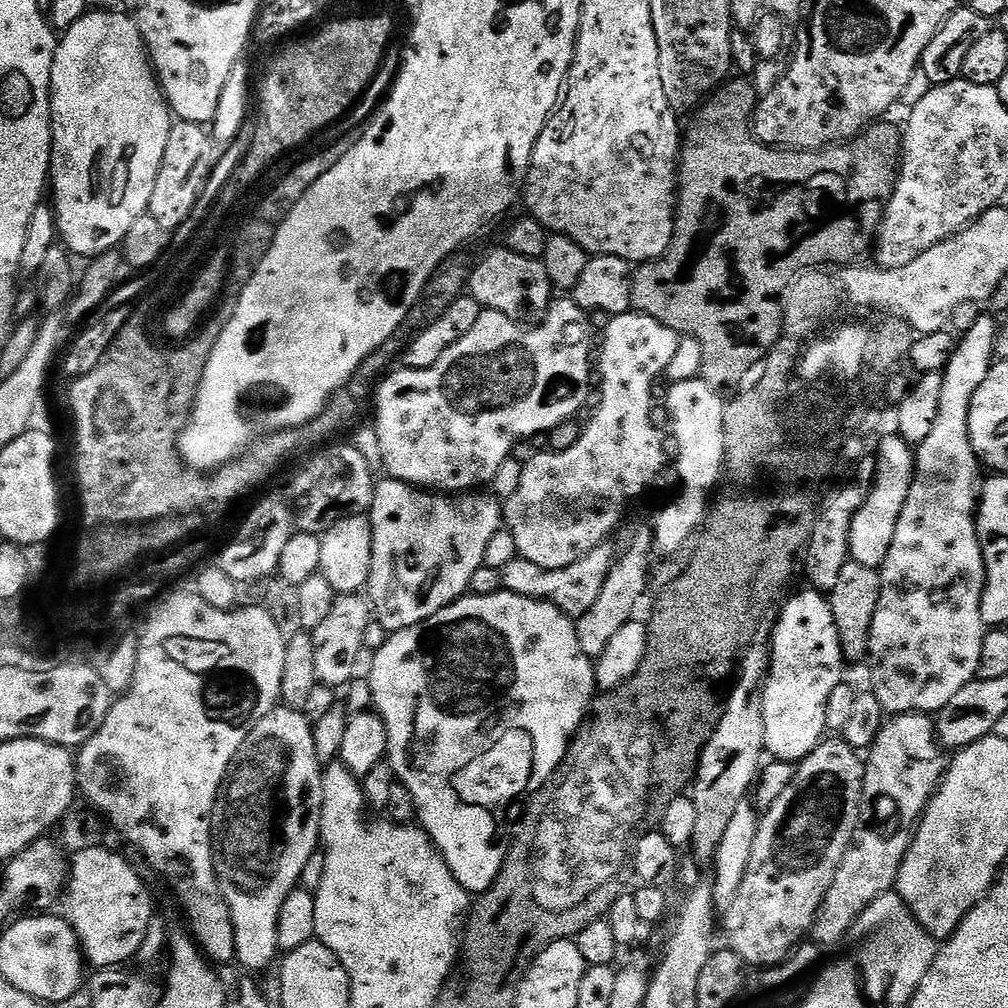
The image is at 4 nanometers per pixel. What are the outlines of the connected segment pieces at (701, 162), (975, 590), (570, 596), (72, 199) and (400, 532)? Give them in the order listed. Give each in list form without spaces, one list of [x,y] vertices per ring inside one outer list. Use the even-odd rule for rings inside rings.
[[[728,78],[715,89],[691,113],[692,121],[686,124],[682,132],[680,142],[680,155],[678,157],[678,191],[674,197],[674,223],[672,225],[672,241],[664,252],[664,255],[656,260],[647,261],[635,269],[630,276],[628,293],[632,299],[631,307],[644,316],[654,318],[662,322],[670,330],[674,330],[681,337],[692,336],[696,344],[702,348],[702,364],[700,366],[699,379],[714,389],[725,390],[731,384],[736,384],[752,367],[759,365],[775,347],[781,326],[779,297],[784,285],[788,283],[795,273],[805,268],[828,266],[824,264],[836,264],[844,266],[853,258],[856,252],[856,239],[860,236],[860,220],[856,217],[856,211],[863,204],[876,200],[885,195],[896,182],[896,174],[900,157],[902,155],[902,132],[899,127],[892,124],[880,124],[872,122],[855,136],[843,141],[833,142],[822,148],[810,148],[807,150],[785,150],[775,146],[760,143],[750,135],[750,117],[756,106],[758,92],[752,89],[748,78],[734,80]]]
[[[980,316],[968,328],[968,333],[964,337],[959,337],[958,343],[953,347],[947,364],[942,369],[940,377],[940,393],[936,399],[936,417],[932,419],[930,430],[925,434],[924,439],[919,441],[914,452],[914,471],[912,473],[912,484],[908,487],[906,502],[900,511],[900,517],[894,530],[894,538],[884,555],[884,561],[880,563],[878,569],[880,574],[880,597],[878,606],[872,615],[872,625],[868,630],[868,650],[866,661],[872,669],[868,676],[872,679],[870,691],[874,698],[878,698],[881,709],[888,714],[899,714],[902,712],[919,712],[921,714],[935,714],[940,708],[962,690],[971,680],[977,679],[978,667],[980,664],[980,644],[984,640],[986,625],[982,623],[980,613],[980,594],[982,591],[982,557],[980,554],[980,543],[976,537],[976,514],[978,511],[978,479],[976,480],[976,468],[978,461],[976,453],[972,451],[972,443],[968,440],[968,406],[972,401],[974,390],[978,388],[985,373],[988,372],[994,360],[995,336],[997,317]]]
[[[601,542],[586,554],[582,554],[582,558],[570,562],[570,566],[562,566],[558,570],[550,570],[529,560],[515,558],[500,568],[500,587],[510,594],[544,600],[548,604],[558,606],[562,614],[579,618],[582,614],[586,614],[586,610],[590,610],[590,606],[598,598],[608,577],[608,571],[613,566],[614,552],[612,556],[608,546],[607,543]]]
[[[89,10],[69,28],[63,29],[52,59],[50,95],[52,98],[52,154],[50,157],[52,200],[50,199],[50,204],[55,213],[56,230],[63,247],[67,248],[73,257],[95,258],[104,252],[119,249],[123,245],[130,226],[134,226],[134,218],[147,213],[148,203],[154,194],[156,179],[160,176],[162,154],[166,150],[166,142],[170,138],[170,130],[174,123],[168,101],[164,99],[164,91],[160,89],[157,73],[154,71],[152,61],[144,47],[144,38],[140,34],[140,28],[132,21],[132,17],[128,15],[127,11]]]
[[[384,478],[384,481],[377,483],[372,490],[372,504],[370,509],[370,523],[372,525],[372,565],[368,571],[368,583],[366,585],[366,596],[370,601],[371,611],[374,613],[374,620],[381,623],[388,634],[400,632],[415,624],[420,624],[426,618],[430,618],[440,608],[445,608],[453,600],[460,599],[468,592],[470,574],[483,565],[483,555],[486,554],[487,543],[496,531],[502,528],[502,504],[492,496],[476,496],[480,494],[437,494],[431,490],[414,488],[410,484],[404,484],[400,480]]]

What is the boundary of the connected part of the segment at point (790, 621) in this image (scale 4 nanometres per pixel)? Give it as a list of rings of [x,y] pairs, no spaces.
[[[807,591],[800,592],[785,602],[784,609],[781,610],[780,617],[777,618],[776,625],[772,628],[768,670],[762,691],[758,696],[763,751],[767,755],[769,752],[769,757],[789,762],[805,760],[816,749],[826,732],[824,708],[828,704],[830,694],[842,683],[842,676],[840,676],[842,653],[840,641],[836,638],[832,611],[823,591]]]

